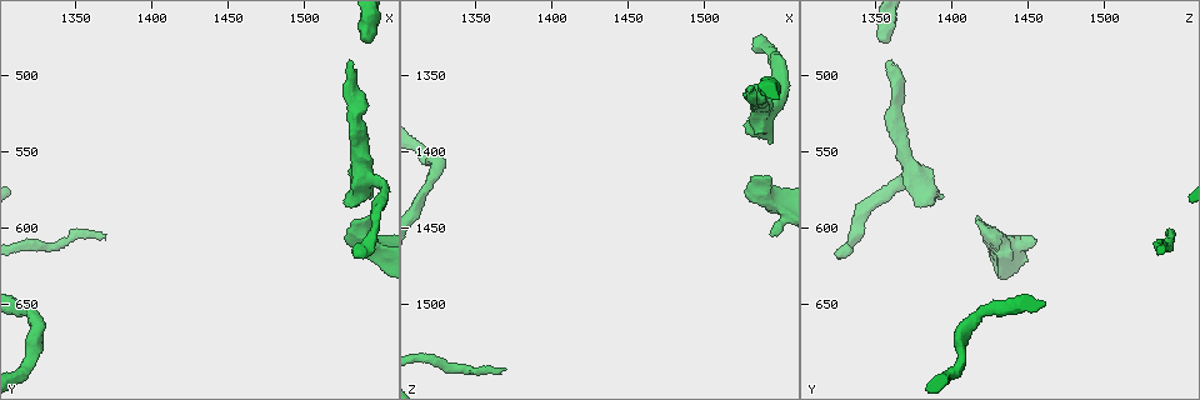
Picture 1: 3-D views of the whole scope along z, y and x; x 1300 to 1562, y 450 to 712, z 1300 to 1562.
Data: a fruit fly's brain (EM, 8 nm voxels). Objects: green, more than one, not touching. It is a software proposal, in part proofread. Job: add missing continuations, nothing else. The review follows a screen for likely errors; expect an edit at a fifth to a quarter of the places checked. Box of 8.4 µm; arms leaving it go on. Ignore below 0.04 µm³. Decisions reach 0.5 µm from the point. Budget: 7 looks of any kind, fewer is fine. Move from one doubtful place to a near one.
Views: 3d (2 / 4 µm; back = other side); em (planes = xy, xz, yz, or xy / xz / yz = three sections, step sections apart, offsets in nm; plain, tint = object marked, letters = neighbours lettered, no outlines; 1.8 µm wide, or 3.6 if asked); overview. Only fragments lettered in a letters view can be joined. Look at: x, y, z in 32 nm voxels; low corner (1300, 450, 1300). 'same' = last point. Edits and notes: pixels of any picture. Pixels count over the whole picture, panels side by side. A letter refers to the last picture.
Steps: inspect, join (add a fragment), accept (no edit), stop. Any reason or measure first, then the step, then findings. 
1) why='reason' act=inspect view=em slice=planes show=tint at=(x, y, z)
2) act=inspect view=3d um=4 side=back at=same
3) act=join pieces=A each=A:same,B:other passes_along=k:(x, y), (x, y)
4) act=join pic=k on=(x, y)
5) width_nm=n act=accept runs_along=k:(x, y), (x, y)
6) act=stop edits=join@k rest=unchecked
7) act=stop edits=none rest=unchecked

why='branch stops here' act=inspect view=3d um=2 at=(1530, 490, 1360)

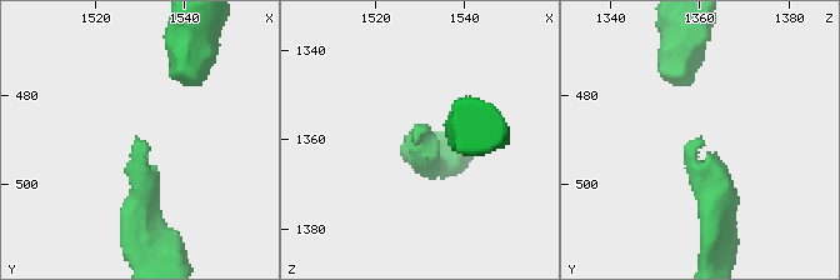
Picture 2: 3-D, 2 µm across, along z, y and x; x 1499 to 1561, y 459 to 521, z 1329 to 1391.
act=inspect view=em slice=planes show=letters at=(1529, 490, 1359)

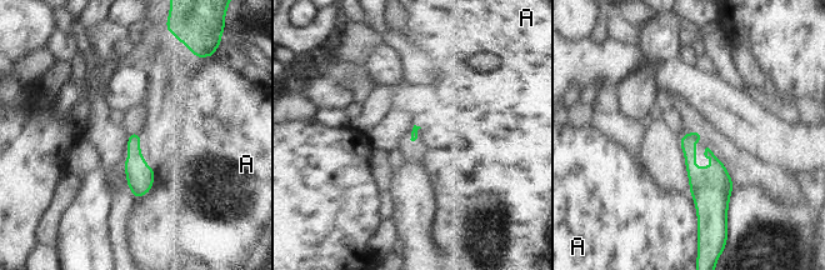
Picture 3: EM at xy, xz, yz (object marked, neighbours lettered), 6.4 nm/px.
longest_contact=A:240nm act=accept each=A:other border=3:(155, 169), (153, 186), (133, 199) found='no lettered fragment goes on from it'

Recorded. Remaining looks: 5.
why='thick end' act=inspect view=3d um=2 at=(1530, 596, 1414)

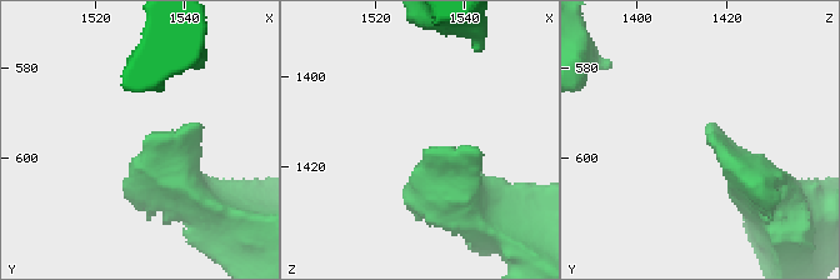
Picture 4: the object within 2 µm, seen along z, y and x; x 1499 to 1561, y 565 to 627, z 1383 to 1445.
act=inspect view=em slice=planes show=letters at=(1532, 596, 1416)

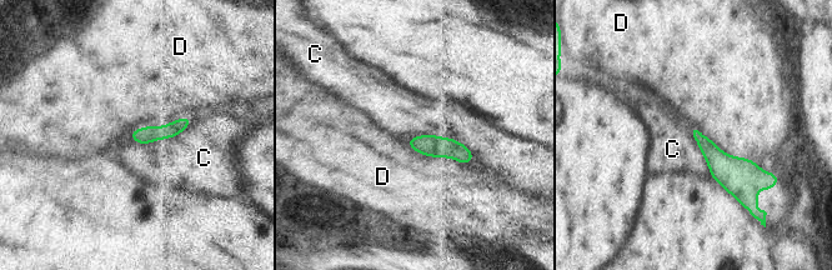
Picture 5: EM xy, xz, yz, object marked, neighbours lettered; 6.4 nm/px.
act=accept each=C:other,D:other border=5:(407, 138), (449, 136), (474, 159) found='no lettered fragment goes on from it'

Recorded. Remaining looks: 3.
why='branch stops here' act=inspect view=3d um=4 at=(1530, 616, 1328)

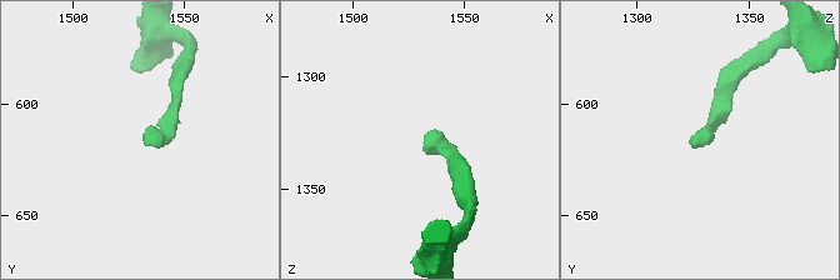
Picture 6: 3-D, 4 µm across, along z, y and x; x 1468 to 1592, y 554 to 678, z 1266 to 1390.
why='shape alone is not enough' act=inspect view=em slice=planes show=tint at=(1531, 616, 1326)

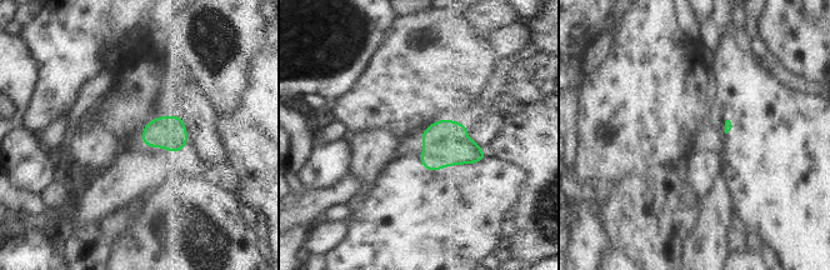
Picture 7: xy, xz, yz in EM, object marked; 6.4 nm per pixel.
why='what lies round it' act=inspect view=em slice=planes show=letters at=same

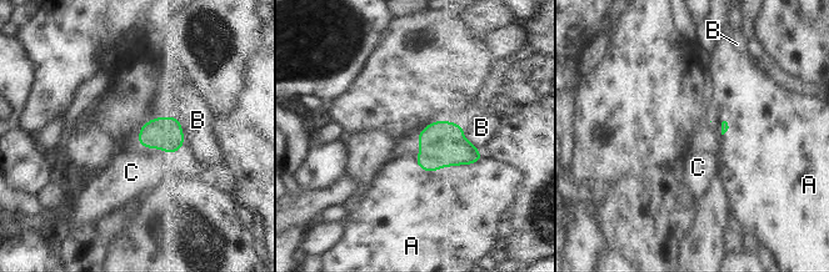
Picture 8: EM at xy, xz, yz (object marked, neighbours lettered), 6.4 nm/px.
act=join pieces=C each=A:other,B:other,C:same passes_along=8:(165, 134), (156, 147), (131, 172) found='the neuron continues'

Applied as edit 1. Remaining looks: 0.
act=stop edits=join@8 rest=unchecked

